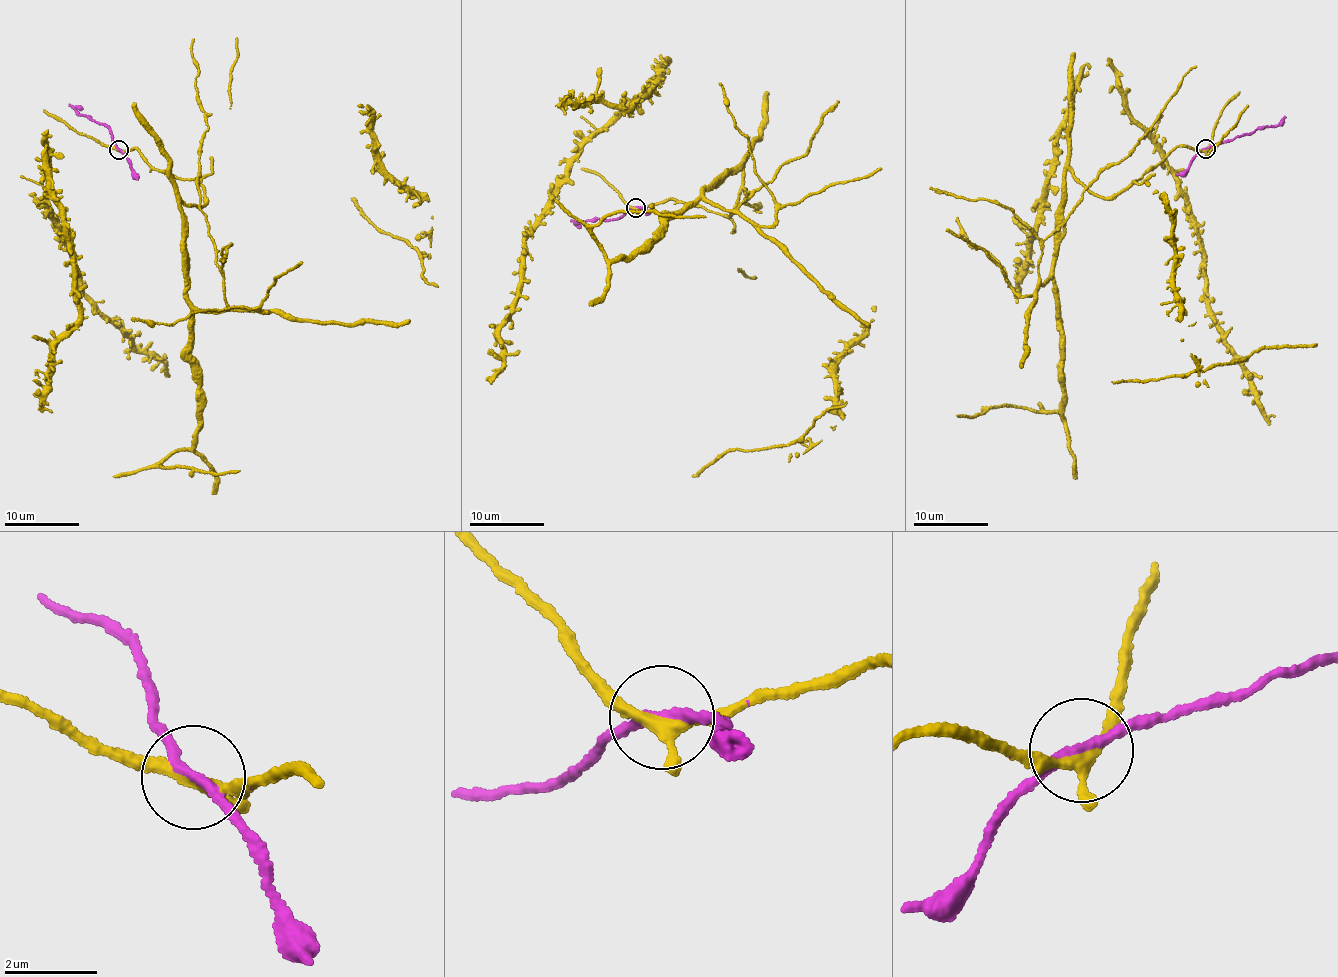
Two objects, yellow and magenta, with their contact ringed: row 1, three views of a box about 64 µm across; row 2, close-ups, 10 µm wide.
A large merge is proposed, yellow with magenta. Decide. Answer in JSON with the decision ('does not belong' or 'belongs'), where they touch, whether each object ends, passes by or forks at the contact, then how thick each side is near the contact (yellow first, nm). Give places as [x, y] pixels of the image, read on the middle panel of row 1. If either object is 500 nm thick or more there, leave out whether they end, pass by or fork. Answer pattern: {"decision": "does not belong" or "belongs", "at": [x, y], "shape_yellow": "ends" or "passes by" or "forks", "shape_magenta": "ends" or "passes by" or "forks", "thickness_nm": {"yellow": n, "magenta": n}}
{"decision": "belongs", "at": [635, 208], "shape_yellow": "forks", "shape_magenta": "passes by", "thickness_nm": {"yellow": 220, "magenta": 190}}

